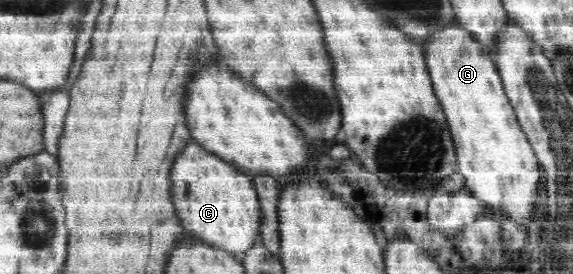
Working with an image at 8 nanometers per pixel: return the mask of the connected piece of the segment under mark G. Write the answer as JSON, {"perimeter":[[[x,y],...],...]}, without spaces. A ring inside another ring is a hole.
{"perimeter":[[[458,22],[450,23],[450,28],[444,28],[442,32],[436,32],[430,36],[430,40],[428,40],[428,44],[424,48],[425,51],[425,60],[426,67],[430,72],[430,79],[433,82],[433,89],[436,94],[438,94],[437,99],[441,104],[442,110],[445,112],[445,117],[447,120],[447,124],[449,125],[449,131],[452,138],[454,138],[454,149],[458,171],[462,176],[464,176],[465,185],[468,190],[472,191],[472,194],[476,196],[476,198],[480,199],[482,203],[488,204],[488,206],[500,206],[502,210],[506,210],[508,214],[510,214],[510,222],[518,223],[518,224],[528,224],[528,222],[534,222],[536,220],[536,216],[534,216],[534,210],[536,210],[536,192],[538,192],[538,184],[540,184],[540,163],[535,155],[535,152],[530,145],[528,139],[526,139],[525,132],[522,132],[521,126],[517,121],[517,116],[515,115],[513,106],[510,104],[508,97],[505,93],[505,88],[502,84],[502,78],[498,75],[498,70],[495,68],[495,63],[493,62],[492,55],[486,53],[482,44],[478,43],[478,40],[475,39],[474,36],[464,28],[461,28]]]}

